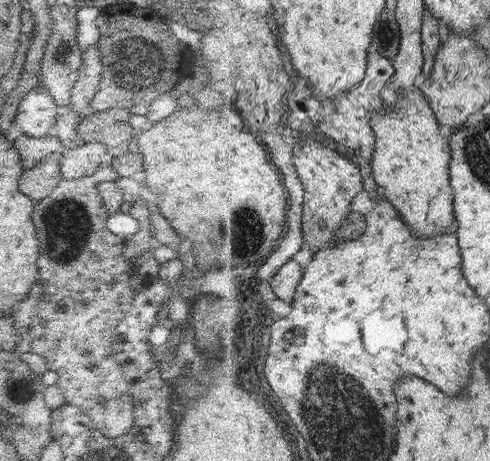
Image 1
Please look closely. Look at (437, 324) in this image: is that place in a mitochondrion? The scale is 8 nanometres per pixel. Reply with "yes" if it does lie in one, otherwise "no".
no

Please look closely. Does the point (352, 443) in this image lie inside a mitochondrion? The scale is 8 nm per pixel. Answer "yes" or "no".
yes

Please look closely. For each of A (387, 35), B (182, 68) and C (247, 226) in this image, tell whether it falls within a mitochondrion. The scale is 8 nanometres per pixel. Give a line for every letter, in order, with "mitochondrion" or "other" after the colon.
A: mitochondrion
B: other
C: mitochondrion

